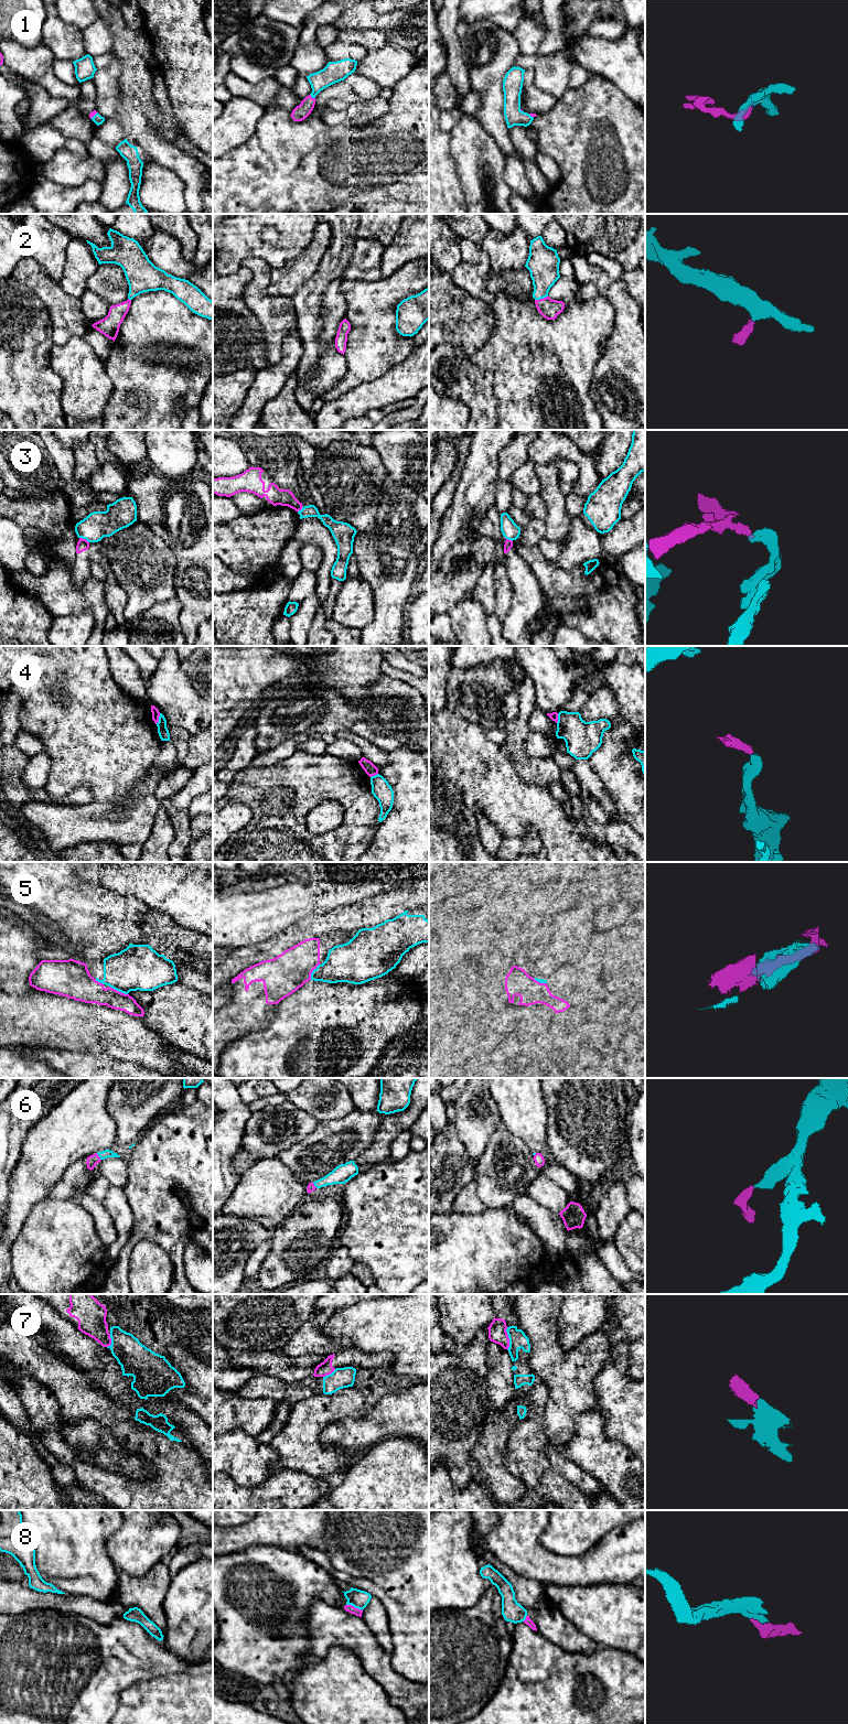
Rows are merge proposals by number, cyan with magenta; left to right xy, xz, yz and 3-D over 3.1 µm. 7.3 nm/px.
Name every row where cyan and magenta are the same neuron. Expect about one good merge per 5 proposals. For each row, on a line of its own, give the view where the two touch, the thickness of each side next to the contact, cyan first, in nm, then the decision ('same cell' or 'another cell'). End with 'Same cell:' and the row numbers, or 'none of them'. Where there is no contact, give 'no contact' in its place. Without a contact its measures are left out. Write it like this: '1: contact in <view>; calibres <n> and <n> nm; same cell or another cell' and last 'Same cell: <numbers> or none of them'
1: contact in xz; calibres 160 and 110 nm; same cell
2: contact in yz; calibres 220 and 150 nm; same cell
3: contact in xy; calibres 200 and 90 nm; another cell
4: contact in xy; calibres 80 and 60 nm; another cell
5: contact in xy; calibres 340 and 200 nm; another cell
6: contact in xy; calibres 60 and 80 nm; same cell
7: contact in yz; calibres 130 and 140 nm; another cell
8: contact in xz; calibres 130 and 60 nm; same cell
Same cell: 1, 2, 6, 8

